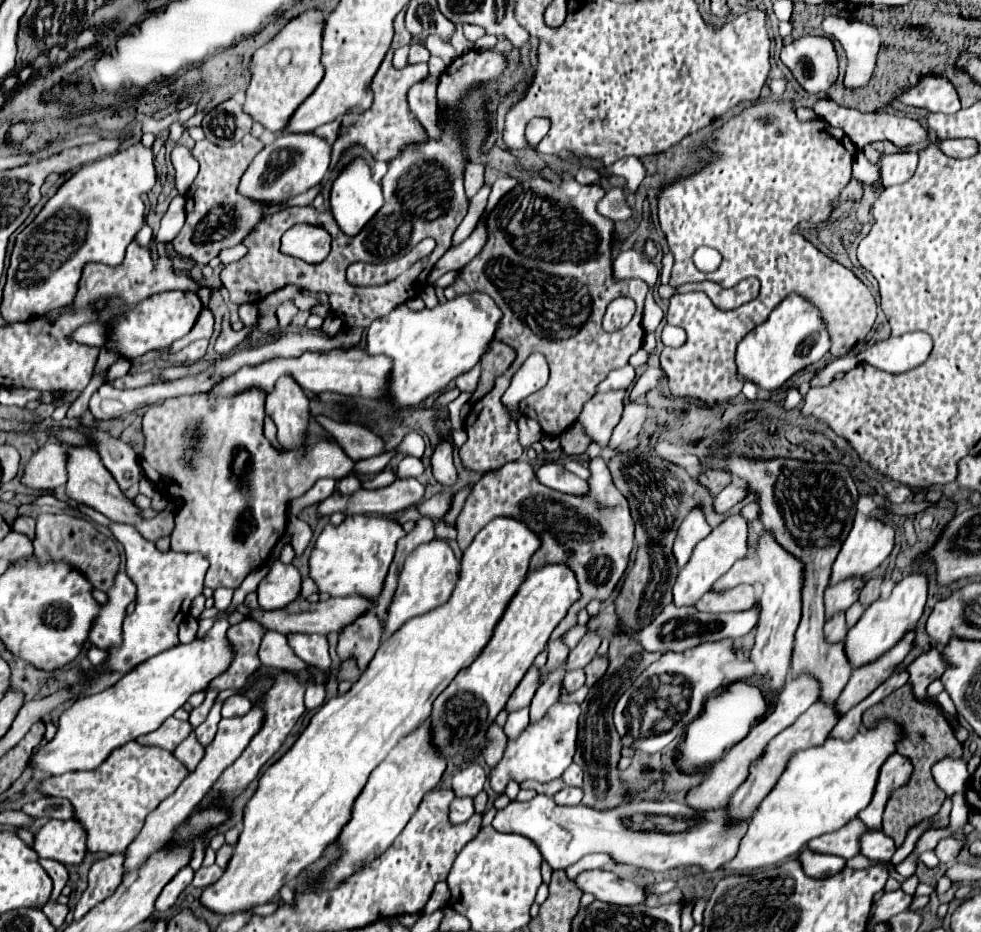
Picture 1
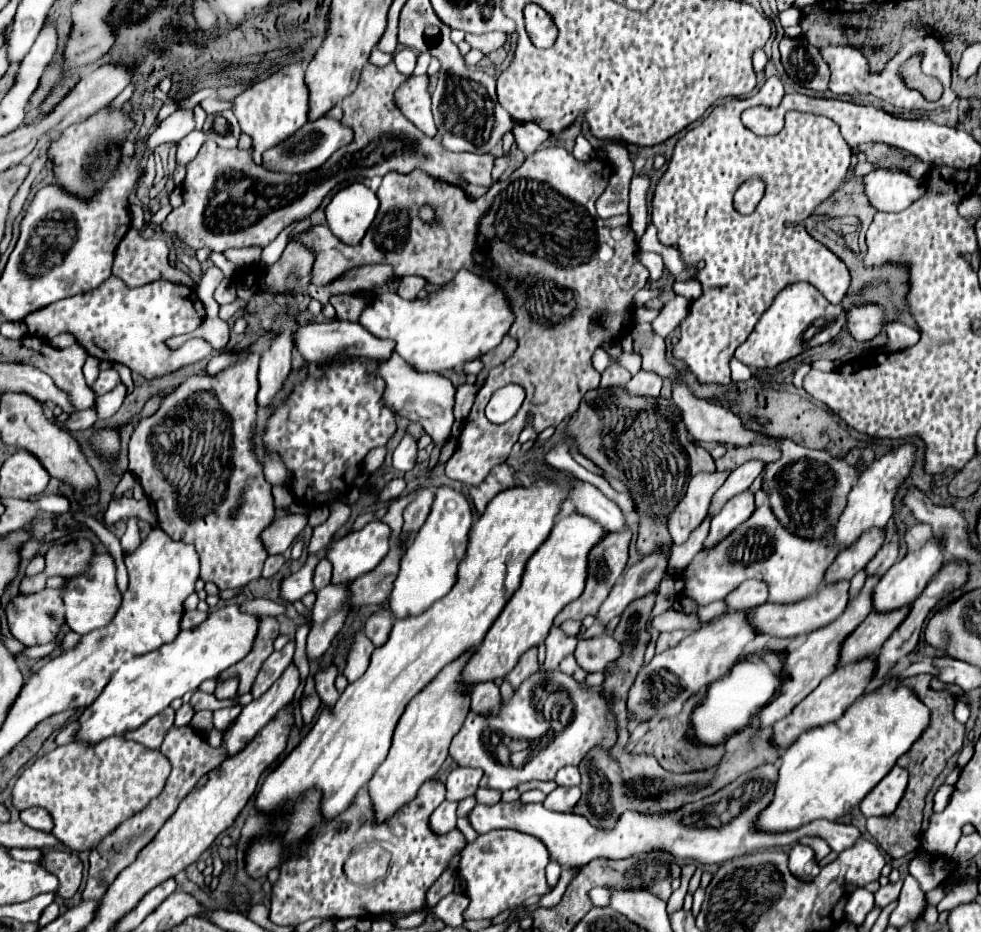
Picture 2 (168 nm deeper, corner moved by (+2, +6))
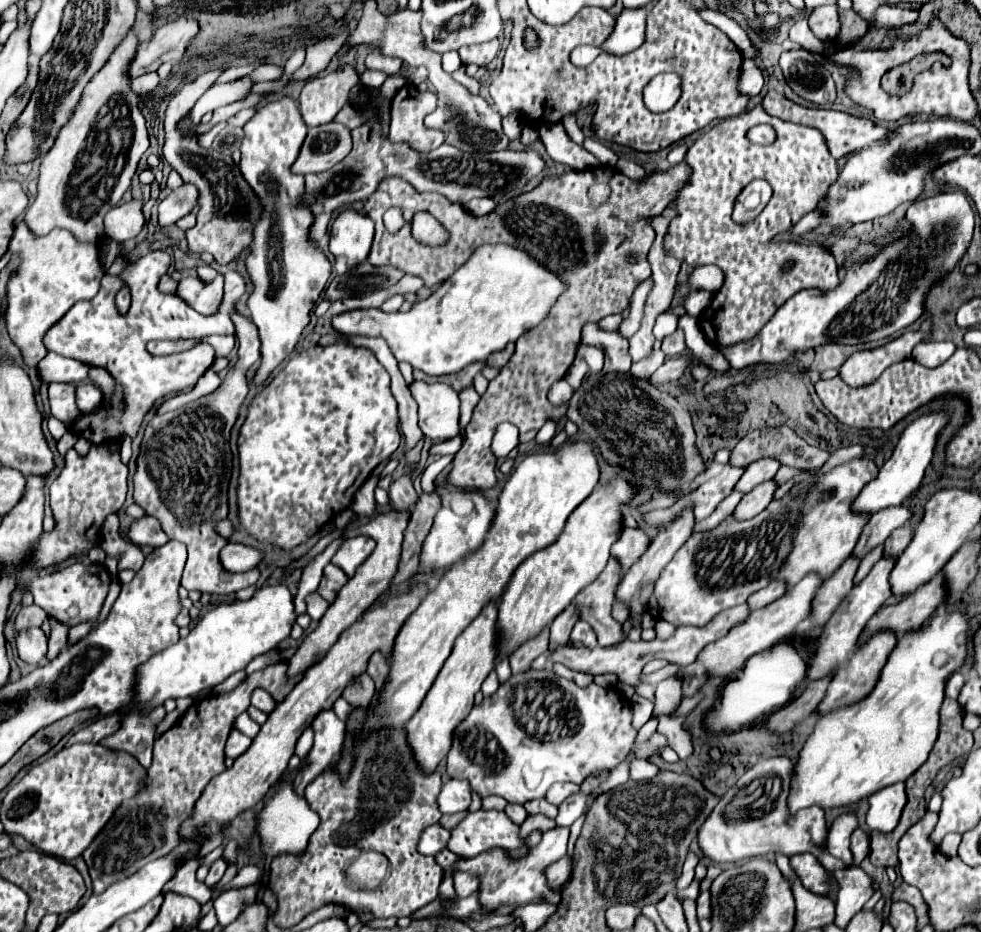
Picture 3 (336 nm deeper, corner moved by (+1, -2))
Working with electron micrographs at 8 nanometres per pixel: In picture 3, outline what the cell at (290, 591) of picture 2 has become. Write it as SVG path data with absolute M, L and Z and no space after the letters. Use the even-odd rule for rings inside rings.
M315 592L315 594L311 594L311 596L307 598L307 608L309 608L309 616L311 616L311 620L317 622L317 620L323 618L325 610L329 608L329 602L323 600L323 598Z

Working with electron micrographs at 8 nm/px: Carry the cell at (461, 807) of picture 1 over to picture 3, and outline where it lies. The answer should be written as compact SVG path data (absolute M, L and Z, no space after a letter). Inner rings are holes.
M433 824L421 834L417 852L423 856L435 856L437 852L441 852L447 846L447 842L449 842L449 830L441 828L439 824Z

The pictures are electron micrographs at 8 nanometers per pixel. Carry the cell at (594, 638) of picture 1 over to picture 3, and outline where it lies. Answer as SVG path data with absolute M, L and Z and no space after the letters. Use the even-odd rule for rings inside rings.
M681 510L681 514L679 514L665 530L661 530L661 532L655 536L653 544L651 544L649 550L641 556L641 560L635 562L635 564L625 572L621 584L617 586L617 600L629 604L629 606L631 606L631 612L645 612L647 600L649 600L649 596L653 594L653 584L655 584L655 580L659 578L659 572L665 568L665 562L669 562L669 558L673 558L673 554L685 544L685 538L691 536L693 524L695 524L693 510Z

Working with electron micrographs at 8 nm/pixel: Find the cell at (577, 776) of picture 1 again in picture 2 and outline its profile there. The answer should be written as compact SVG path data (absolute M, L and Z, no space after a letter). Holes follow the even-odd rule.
M564 766L558 770L554 780L558 782L558 786L576 786L580 784L580 772L576 766Z

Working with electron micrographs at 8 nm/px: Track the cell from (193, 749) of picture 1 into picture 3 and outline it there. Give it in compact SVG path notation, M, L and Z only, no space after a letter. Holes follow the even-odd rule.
M285 661L284 663L279 662L270 665L261 671L254 672L251 676L247 676L245 682L241 682L241 686L233 688L229 694L219 694L219 696L213 694L213 696L203 700L203 705L197 705L197 702L195 702L177 720L175 726L171 726L165 734L161 734L155 740L153 762L147 768L145 788L139 790L139 794L135 794L133 800L121 802L121 806L113 812L113 818L105 824L105 830L101 830L101 834L97 834L97 838L91 842L91 846L83 852L83 858L89 866L89 874L91 874L91 880L93 880L93 892L103 892L111 884L135 874L147 862L153 862L153 860L169 854L177 846L177 842L181 842L181 838L179 838L181 822L187 820L193 814L195 802L199 800L199 796L205 790L205 786L209 784L209 780L226 769L224 749L229 730L233 728L235 718L249 708L249 700L251 700L251 694L253 694L255 688L265 688L273 696L275 702L281 702L293 690L293 686L302 679L304 674L301 673L295 678L289 678L287 670L288 663Z

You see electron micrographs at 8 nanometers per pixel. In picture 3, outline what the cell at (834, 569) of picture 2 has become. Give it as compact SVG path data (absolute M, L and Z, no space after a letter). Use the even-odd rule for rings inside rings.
M889 506L889 508L885 508L885 510L879 510L879 512L875 512L873 516L871 516L871 520L867 522L867 526L863 528L863 534L861 534L861 538L859 538L859 542L857 542L857 546L855 546L855 550L853 550L853 554L857 556L857 558L863 558L871 548L875 548L877 544L881 544L881 542L885 542L887 540L887 536L895 530L895 528L899 528L899 526L903 526L909 518L911 518L911 508L907 508L907 506Z

